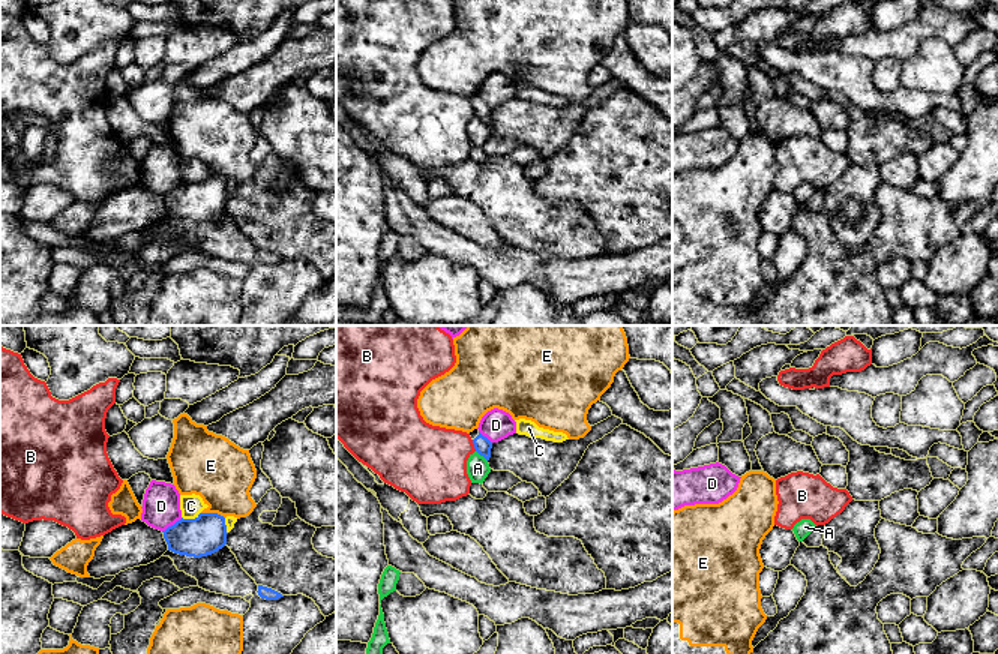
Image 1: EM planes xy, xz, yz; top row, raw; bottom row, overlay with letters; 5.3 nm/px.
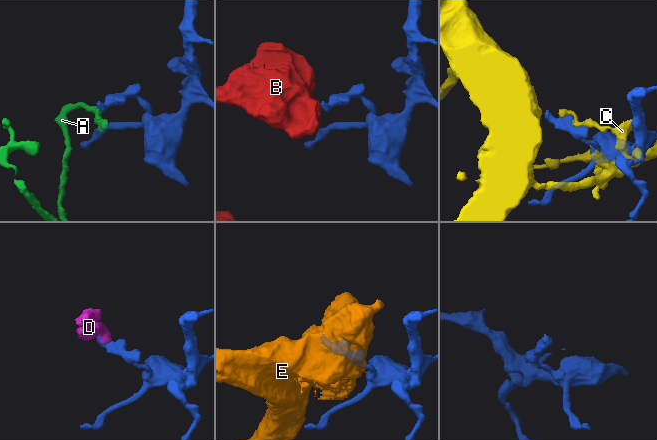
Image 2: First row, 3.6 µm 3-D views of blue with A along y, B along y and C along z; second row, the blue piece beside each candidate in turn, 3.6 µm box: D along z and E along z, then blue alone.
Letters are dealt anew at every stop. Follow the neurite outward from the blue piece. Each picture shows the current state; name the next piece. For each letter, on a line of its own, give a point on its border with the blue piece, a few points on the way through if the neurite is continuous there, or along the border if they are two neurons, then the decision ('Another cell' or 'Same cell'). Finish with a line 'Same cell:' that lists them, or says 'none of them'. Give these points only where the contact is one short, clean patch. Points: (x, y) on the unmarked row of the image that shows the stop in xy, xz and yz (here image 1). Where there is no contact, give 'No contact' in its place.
A: Touches blue at xz (482, 119). Boundary: xz (476, 114), (486, 125). Another cell
B: Touches blue at xz (474, 110). Boundary: xz (471, 104), (476, 114). Another cell
C: Touches blue at xy (191, 183). Another cell
D: Touches blue at xy (171, 189). Boundary: xy (182, 182), (162, 195). Another cell
E: Touches blue at xy (213, 177). Another cell
Same cell: none of them

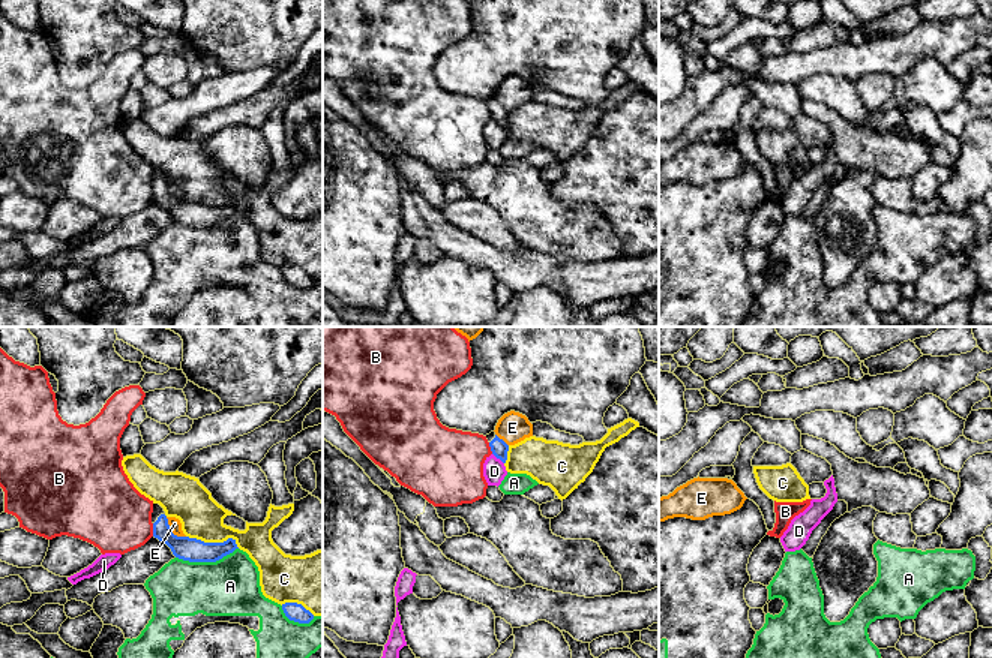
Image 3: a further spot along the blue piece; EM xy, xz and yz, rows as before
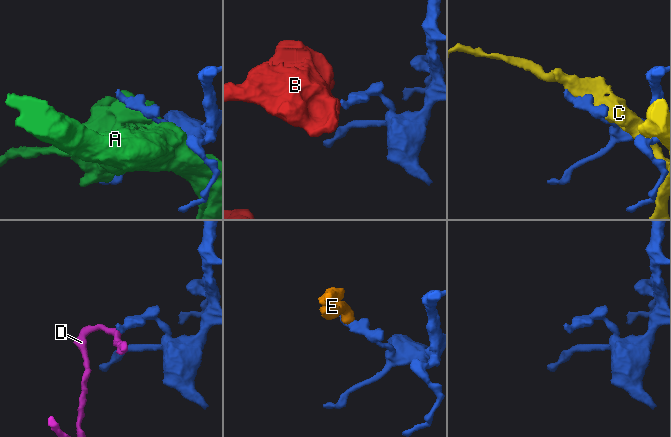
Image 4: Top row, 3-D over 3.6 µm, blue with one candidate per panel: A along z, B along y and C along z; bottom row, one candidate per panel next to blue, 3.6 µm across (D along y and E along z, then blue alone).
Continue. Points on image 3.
A: Touches blue at xy (206, 225). Another cell
B: Touches blue at xy (153, 194). Boundary: xy (152, 188), (153, 200). Another cell
C: Touches blue at xy (213, 207). Another cell
D: Touches blue at xz (499, 122). Boundary: xz (492, 117), (503, 128). Another cell
E: Touches blue at xy (171, 195). Boundary: xy (165, 182), (170, 194), (185, 201). Another cell
Same cell: none of them

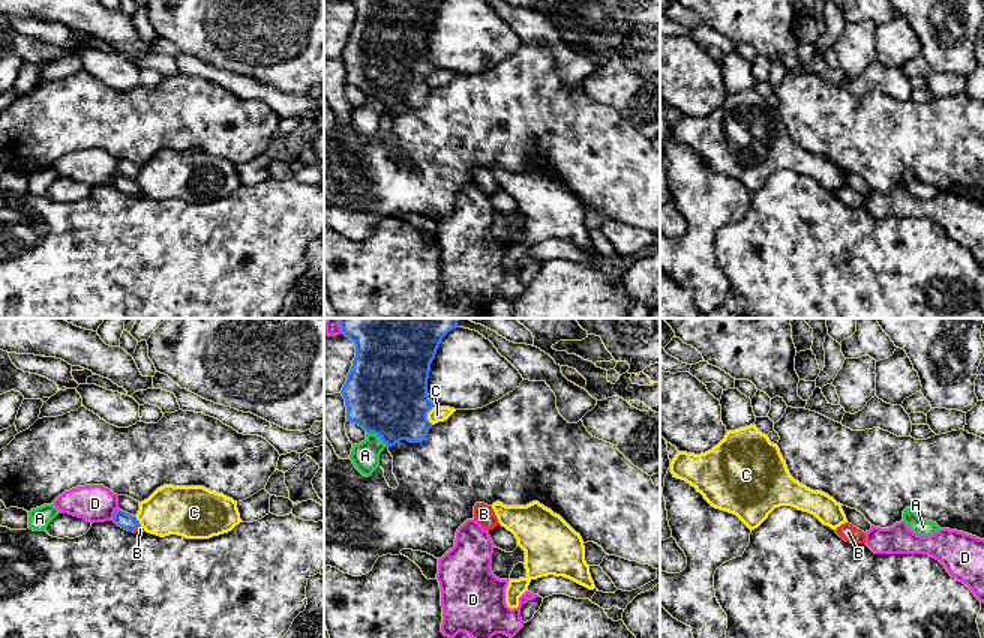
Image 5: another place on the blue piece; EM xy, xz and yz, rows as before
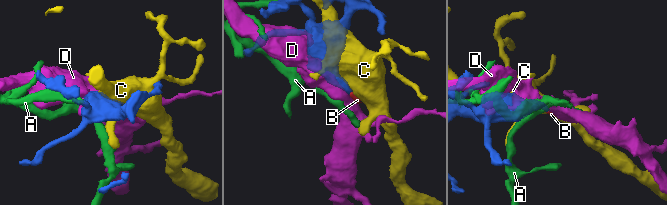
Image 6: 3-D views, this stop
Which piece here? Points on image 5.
A: Touches blue at xz (377, 98). Another cell
B: Touches blue at xy (135, 191). Path across: xy (123, 183), (135, 191), (140, 192). Same cell
C: Touches blue at xz (426, 78). Another cell
D: Touches blue at xy (114, 177). Another cell
Same cell: B

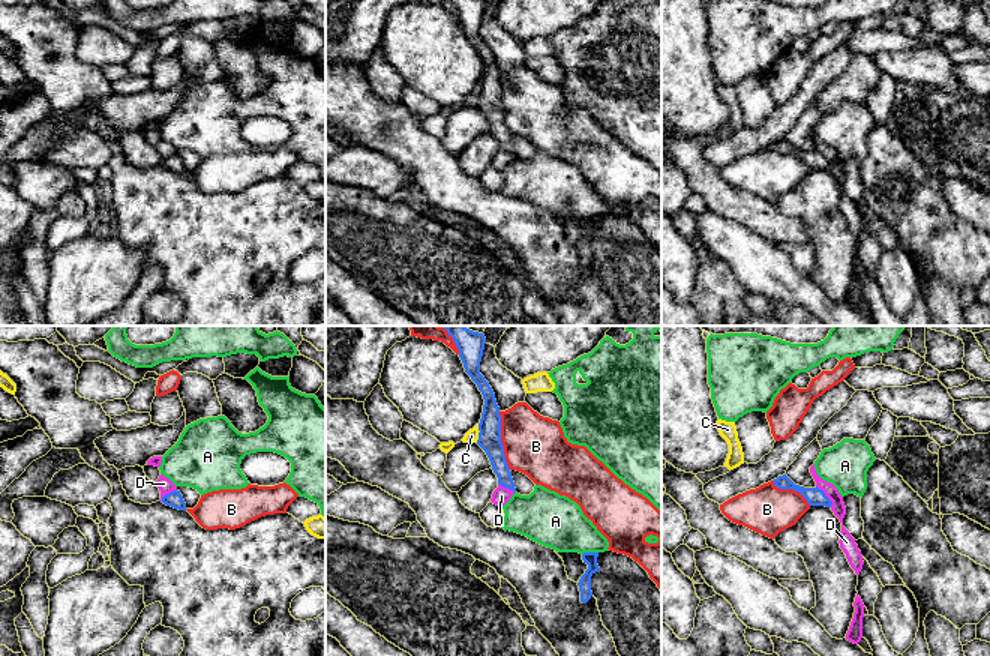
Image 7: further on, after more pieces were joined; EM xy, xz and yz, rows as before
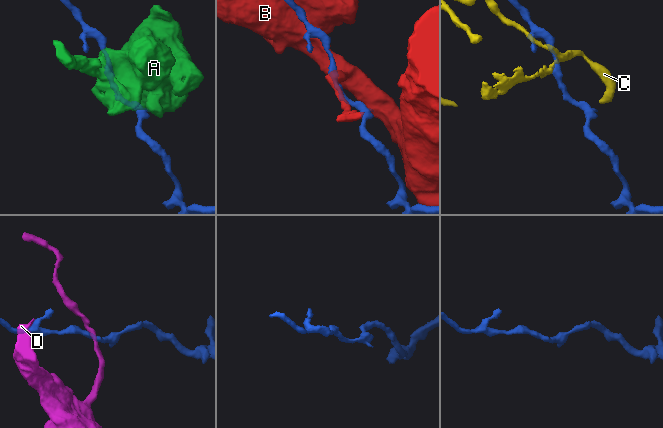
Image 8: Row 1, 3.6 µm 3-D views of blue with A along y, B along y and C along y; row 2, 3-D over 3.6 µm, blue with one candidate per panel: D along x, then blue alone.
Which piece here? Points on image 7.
A: Touches blue at xz (590, 216). Another cell
B: Touches blue at xz (500, 104). Another cell
C: Touches blue at xz (479, 98). Boundary: xz (479, 89), (479, 102), (476, 105). Another cell
D: Touches blue at yz (825, 159). Boundary: yz (816, 149), (831, 165), (831, 170). Another cell
Same cell: none of them

